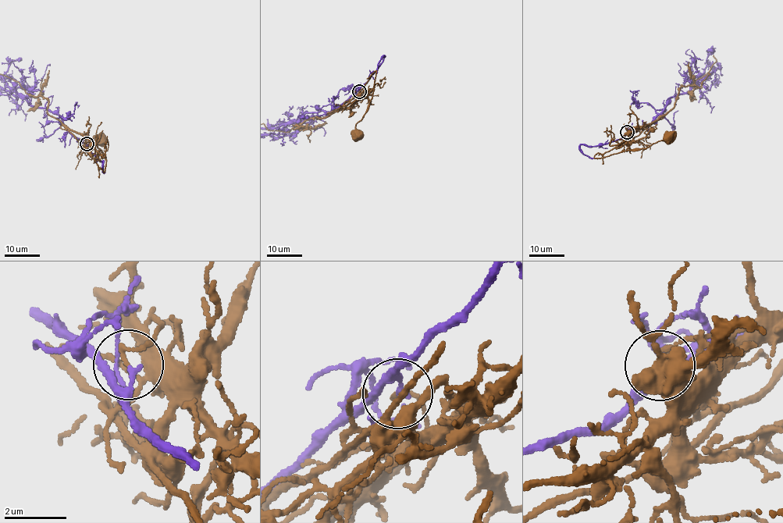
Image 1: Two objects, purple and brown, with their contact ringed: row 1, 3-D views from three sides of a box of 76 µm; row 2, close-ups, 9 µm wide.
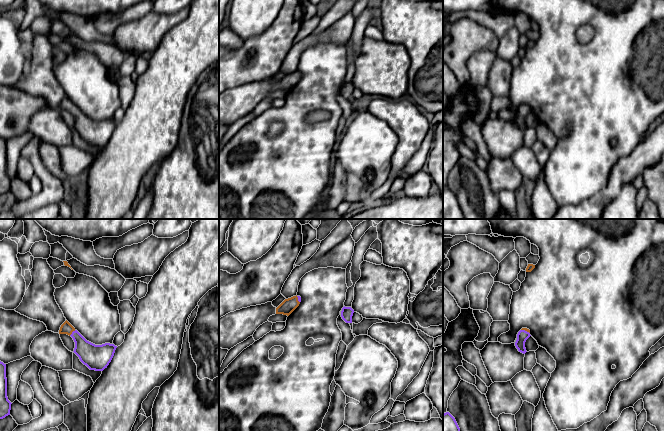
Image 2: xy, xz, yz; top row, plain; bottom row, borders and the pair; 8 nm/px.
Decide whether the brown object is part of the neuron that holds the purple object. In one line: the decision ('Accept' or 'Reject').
Reject

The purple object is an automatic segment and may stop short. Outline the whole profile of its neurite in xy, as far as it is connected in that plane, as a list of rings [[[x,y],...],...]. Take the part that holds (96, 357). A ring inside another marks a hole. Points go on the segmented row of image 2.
[[[77,330],[70,335],[74,342],[74,353],[90,370],[103,371],[111,362],[117,346],[110,343],[95,345],[87,341]]]

